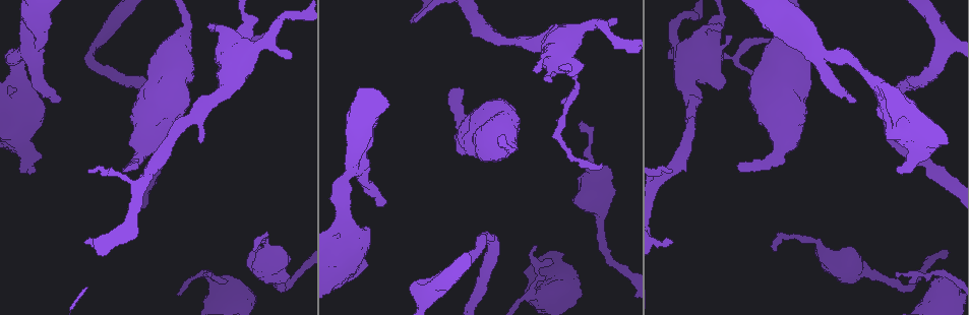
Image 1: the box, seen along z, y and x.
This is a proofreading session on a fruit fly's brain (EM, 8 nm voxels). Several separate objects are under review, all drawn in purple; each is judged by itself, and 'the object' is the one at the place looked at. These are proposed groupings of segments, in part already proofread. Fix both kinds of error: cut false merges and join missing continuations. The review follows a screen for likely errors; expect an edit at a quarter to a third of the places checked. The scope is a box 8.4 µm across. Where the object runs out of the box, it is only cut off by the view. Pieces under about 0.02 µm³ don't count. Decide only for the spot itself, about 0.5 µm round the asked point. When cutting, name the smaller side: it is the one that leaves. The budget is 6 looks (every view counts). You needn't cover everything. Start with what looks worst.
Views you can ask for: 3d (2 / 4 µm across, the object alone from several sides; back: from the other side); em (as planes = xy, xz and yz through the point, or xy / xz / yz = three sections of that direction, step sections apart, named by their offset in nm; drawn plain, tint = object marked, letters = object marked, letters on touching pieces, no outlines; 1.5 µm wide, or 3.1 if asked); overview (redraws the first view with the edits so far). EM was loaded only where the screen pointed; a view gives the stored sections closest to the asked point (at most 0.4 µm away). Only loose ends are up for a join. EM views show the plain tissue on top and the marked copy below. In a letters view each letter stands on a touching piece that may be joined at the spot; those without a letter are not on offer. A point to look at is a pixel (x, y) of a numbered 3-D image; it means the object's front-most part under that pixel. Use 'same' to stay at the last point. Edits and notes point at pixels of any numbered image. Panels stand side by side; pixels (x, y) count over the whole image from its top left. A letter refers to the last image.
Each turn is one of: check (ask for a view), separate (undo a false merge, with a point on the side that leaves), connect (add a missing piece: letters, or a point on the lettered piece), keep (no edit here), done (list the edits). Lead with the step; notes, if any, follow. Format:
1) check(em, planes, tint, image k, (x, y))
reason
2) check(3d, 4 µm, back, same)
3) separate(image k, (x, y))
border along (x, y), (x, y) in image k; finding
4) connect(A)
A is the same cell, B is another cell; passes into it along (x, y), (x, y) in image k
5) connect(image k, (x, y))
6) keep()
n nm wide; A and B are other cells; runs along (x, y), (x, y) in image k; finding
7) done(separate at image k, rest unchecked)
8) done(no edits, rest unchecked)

check(em, yz, step 4, letters, image 1, (35, 170))
stops while still wide

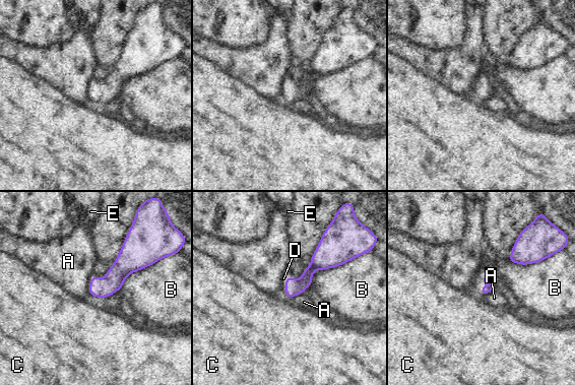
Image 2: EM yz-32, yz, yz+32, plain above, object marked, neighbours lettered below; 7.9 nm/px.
connect(D)
D is the same cell, A, B, C and E are other cells; the neuron continues

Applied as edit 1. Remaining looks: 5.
check(3d, 2 µm, image 1, (672, 243))

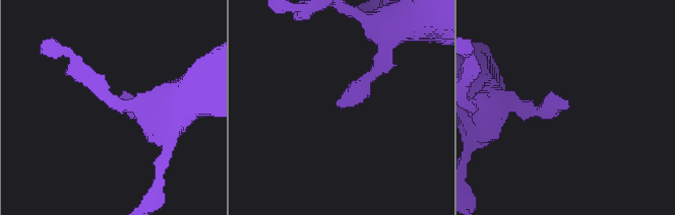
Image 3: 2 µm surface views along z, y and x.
check(em, xy, step 8, tint, image 3, (568, 104))
shape alone is not enough

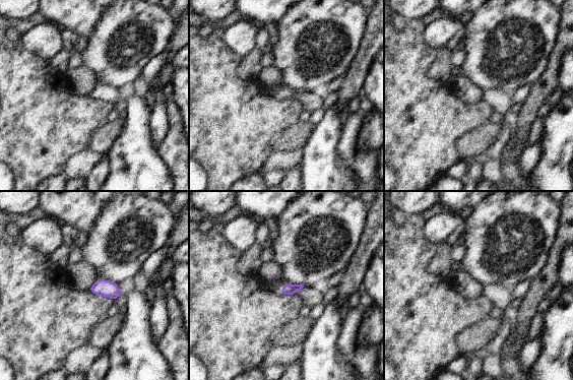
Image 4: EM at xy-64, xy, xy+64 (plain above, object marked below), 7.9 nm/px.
check(em, planes, letters, same)
another direction

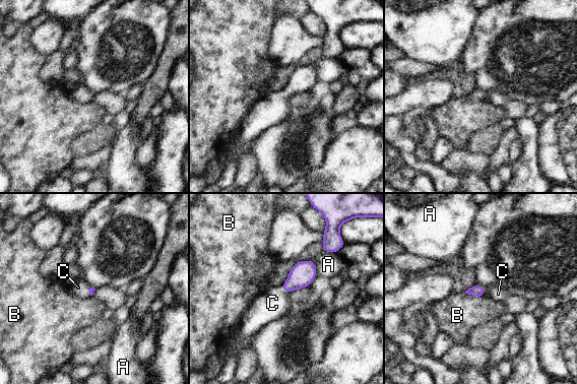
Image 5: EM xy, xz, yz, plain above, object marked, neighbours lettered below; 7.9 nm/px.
connect(C)
C is the same cell, A and B are other cells; passes into it along (303, 273), (283, 290), (272, 303) in image 5; it goes on there

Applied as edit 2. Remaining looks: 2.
check(em, planes, letters, image 1, (206, 278))
sudden change in width

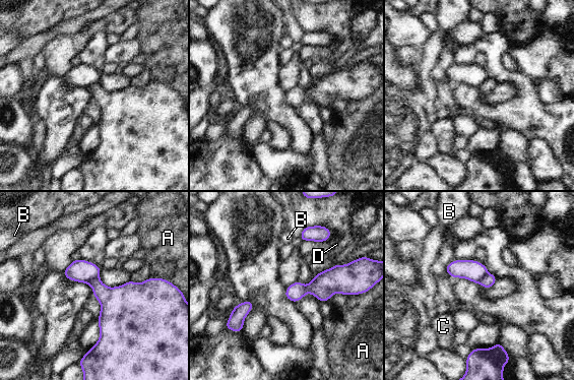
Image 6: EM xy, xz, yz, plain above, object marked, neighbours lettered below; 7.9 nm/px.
separate(image 6, (79, 270))
140 nm wide; A, B, C and D are other cells; border along (98, 277), (92, 278), (87, 283) in image 6; a second neuron is stuck on

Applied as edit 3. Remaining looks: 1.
done(connect at image 2, connect at image 5, separate at image 6, rest unchecked)

